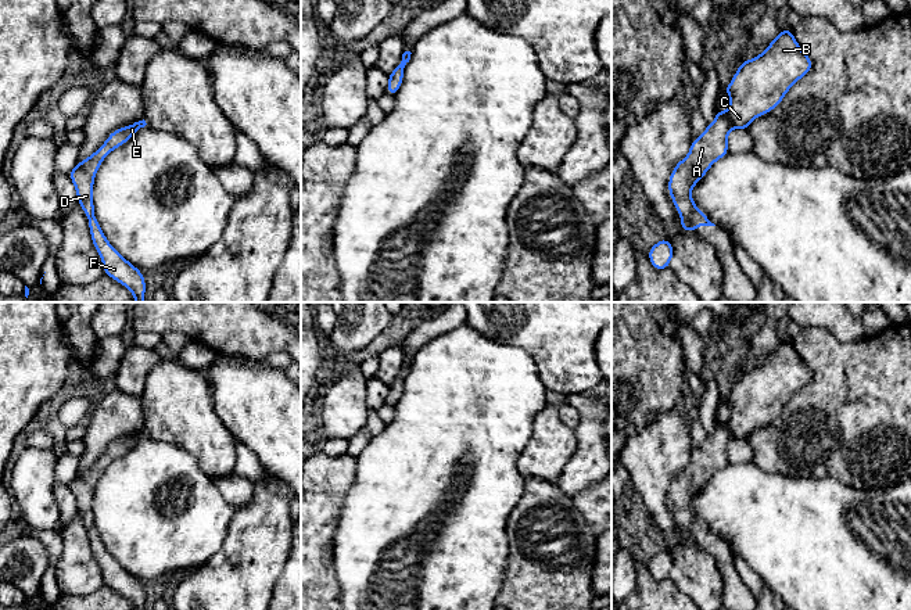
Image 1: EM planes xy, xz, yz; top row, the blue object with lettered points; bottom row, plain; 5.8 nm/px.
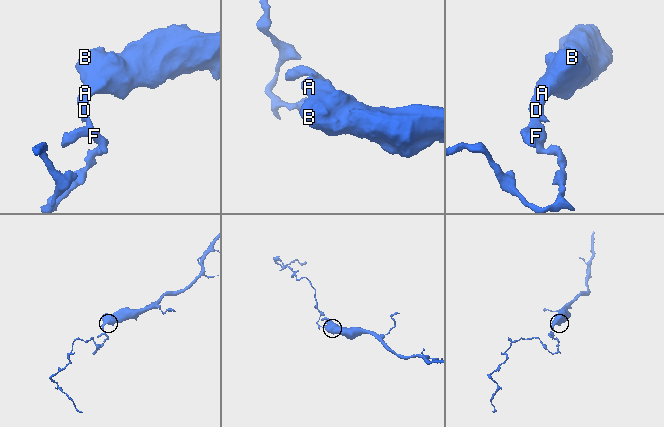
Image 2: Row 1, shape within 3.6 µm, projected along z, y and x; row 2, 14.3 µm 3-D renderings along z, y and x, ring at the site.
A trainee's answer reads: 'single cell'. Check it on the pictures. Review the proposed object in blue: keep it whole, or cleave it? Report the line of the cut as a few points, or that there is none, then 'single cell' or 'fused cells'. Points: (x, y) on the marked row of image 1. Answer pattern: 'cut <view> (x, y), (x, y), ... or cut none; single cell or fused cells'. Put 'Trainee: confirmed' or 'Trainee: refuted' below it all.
cut none; single cell
Trainee: confirmed

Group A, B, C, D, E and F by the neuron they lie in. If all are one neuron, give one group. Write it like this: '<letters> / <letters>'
A B C D E F

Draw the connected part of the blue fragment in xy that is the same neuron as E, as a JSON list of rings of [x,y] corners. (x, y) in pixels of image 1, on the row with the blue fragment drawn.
[[[143,119],[114,130],[97,151],[76,164],[69,172],[69,177],[75,186],[78,202],[89,219],[89,232],[92,234],[93,245],[101,258],[104,274],[125,286],[133,294],[135,302],[146,302],[144,276],[140,269],[125,259],[104,236],[97,218],[93,215],[93,186],[96,173],[105,157],[119,146],[125,144],[140,128],[144,128],[146,125],[147,123]]]

